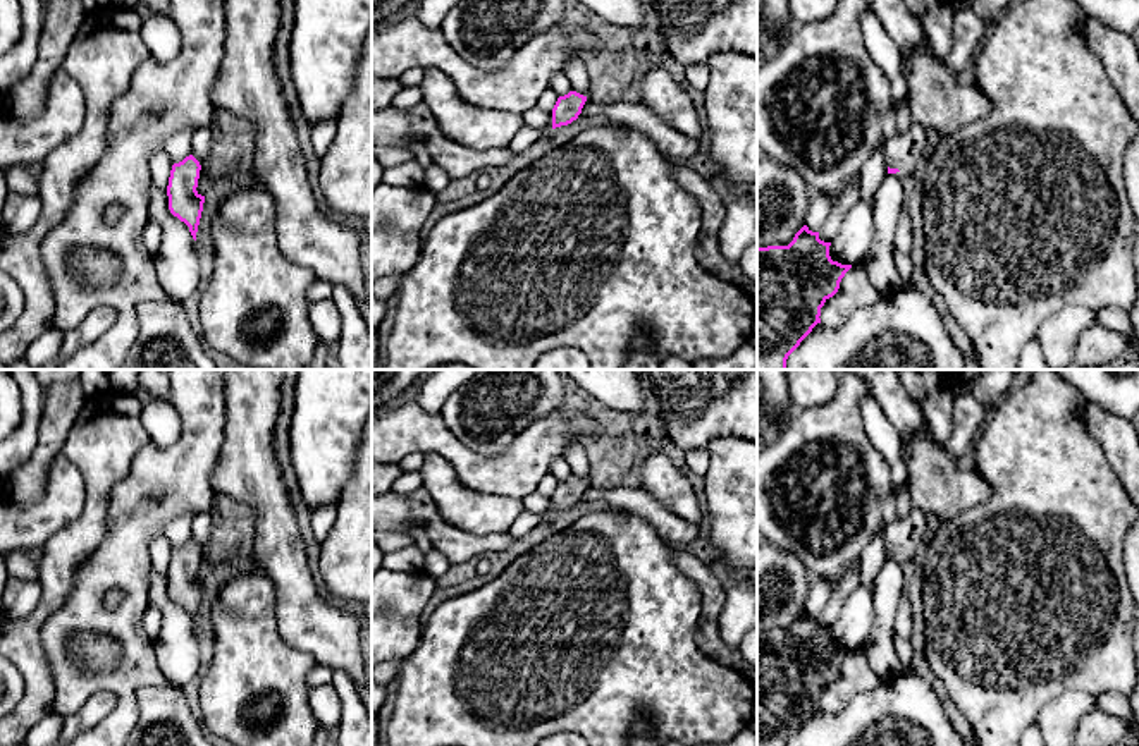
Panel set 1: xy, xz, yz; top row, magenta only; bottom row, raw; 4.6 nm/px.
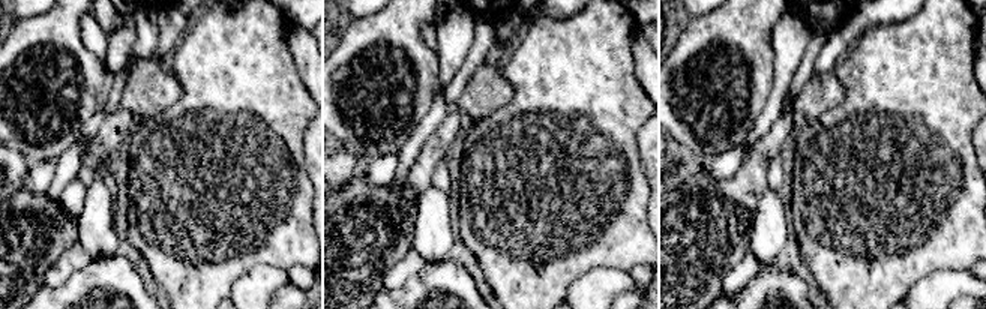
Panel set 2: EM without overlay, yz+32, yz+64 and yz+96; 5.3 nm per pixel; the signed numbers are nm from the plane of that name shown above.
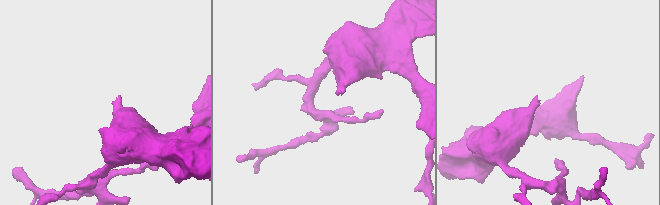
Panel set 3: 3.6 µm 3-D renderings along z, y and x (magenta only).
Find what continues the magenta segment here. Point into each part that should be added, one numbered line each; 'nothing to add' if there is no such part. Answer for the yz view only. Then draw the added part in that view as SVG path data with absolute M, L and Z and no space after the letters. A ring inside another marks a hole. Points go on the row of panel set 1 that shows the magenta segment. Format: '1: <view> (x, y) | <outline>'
1: yz (904, 152) | M912 124L905 134L895 134L886 141L883 153L890 168L898 168L908 177L919 162L924 162L933 144L927 131Z

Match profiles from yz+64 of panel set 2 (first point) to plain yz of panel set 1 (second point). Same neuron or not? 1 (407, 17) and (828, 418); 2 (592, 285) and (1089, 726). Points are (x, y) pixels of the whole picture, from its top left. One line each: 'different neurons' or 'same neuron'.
1: same neuron
2: different neurons

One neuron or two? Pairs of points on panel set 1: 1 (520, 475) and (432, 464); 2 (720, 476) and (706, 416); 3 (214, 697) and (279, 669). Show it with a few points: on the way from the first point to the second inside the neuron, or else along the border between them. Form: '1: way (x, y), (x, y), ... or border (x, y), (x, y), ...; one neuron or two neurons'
1: border (424, 452), (439, 452), (463, 483), (482, 492); two neurons
2: border (738, 437), (718, 437), (706, 449); two neurons
3: way (229, 697), (241, 697), (264, 681); one neuron

